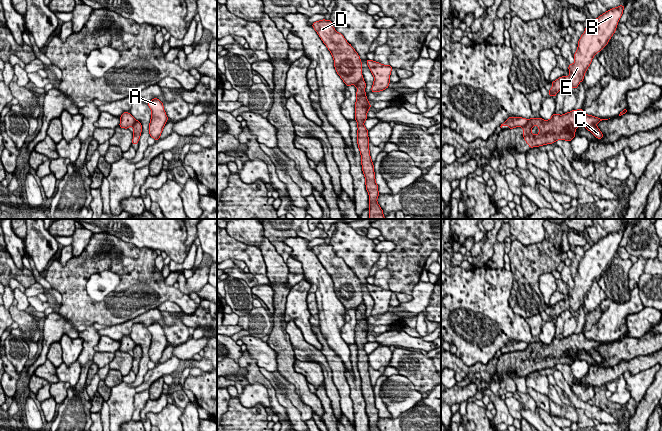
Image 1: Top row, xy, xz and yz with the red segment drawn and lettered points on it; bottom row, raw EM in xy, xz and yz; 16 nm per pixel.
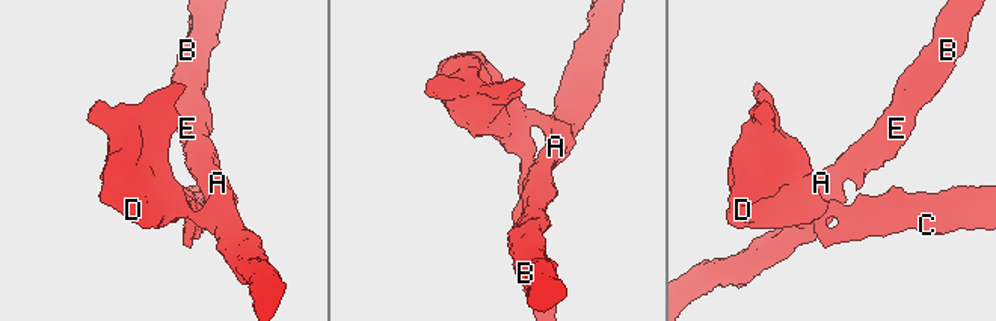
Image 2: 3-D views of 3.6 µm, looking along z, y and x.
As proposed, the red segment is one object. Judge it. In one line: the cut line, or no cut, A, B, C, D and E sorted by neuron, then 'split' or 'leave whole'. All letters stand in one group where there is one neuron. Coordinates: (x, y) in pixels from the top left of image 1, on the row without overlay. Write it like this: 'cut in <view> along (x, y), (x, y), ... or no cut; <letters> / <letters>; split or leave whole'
cut in xz along (362, 301), (356, 310); A B D E / C; split

